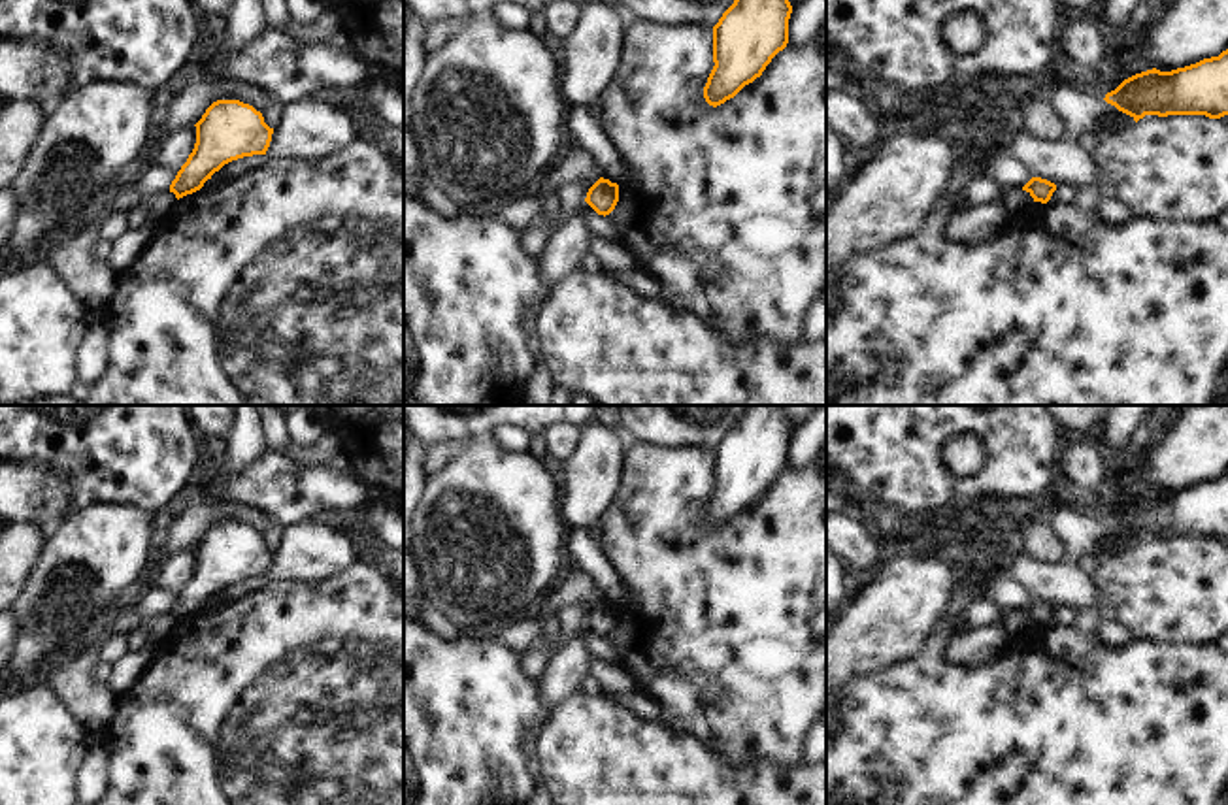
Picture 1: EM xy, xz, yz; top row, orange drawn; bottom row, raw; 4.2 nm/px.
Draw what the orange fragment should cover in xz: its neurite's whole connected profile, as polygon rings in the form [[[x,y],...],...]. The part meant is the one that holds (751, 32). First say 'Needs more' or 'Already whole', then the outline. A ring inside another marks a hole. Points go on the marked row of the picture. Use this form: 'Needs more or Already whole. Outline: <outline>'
Already whole. Outline: [[[734,0],[713,26],[713,70],[704,98],[717,107],[762,75],[788,43],[788,0]]]

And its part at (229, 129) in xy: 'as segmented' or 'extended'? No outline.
as segmented

